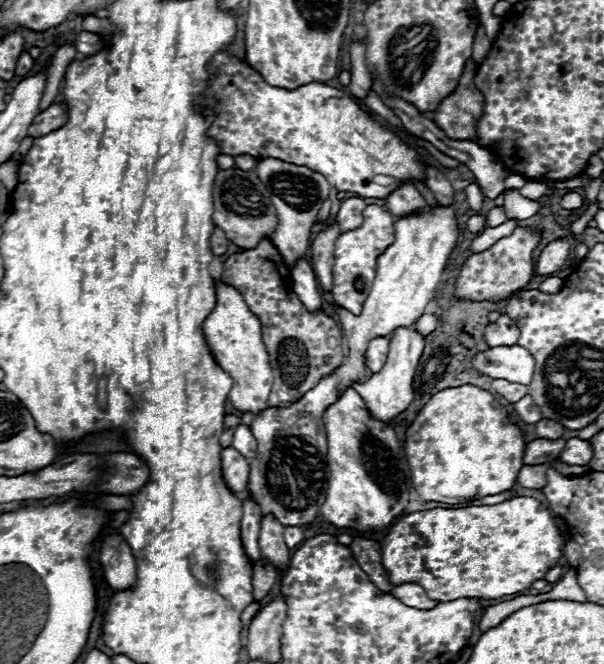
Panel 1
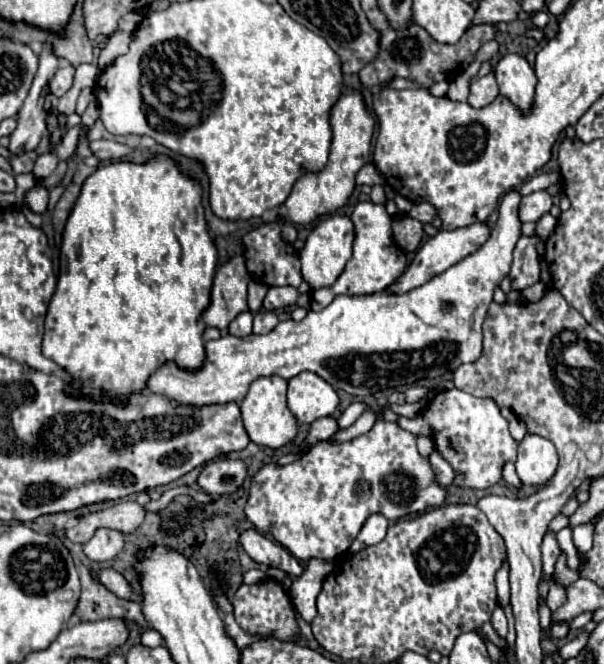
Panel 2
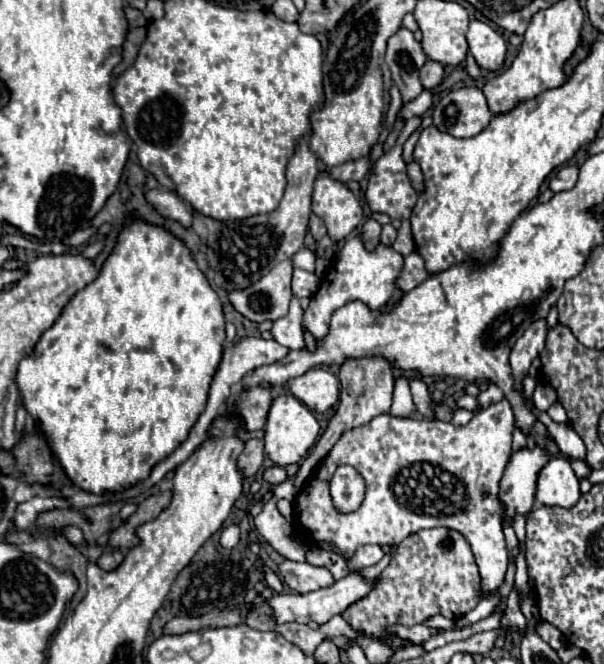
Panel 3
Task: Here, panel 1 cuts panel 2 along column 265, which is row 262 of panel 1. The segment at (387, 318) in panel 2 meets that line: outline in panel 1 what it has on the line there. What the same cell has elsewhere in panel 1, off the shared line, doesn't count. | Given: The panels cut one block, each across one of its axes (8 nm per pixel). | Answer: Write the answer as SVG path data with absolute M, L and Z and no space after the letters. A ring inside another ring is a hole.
M370 204L364 210L364 222L350 230L344 232L336 238L334 246L334 288L332 288L332 298L338 306L346 308L352 314L360 314L364 300L368 298L372 290L372 282L376 276L376 258L394 242L394 216L376 206Z

